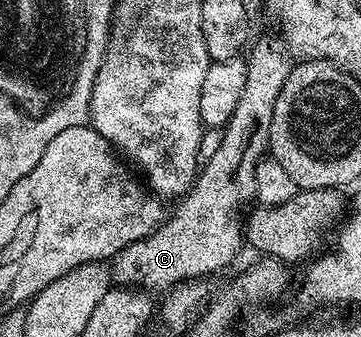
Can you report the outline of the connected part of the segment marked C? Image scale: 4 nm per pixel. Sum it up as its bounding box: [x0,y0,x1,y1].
[110,36,293,291]

